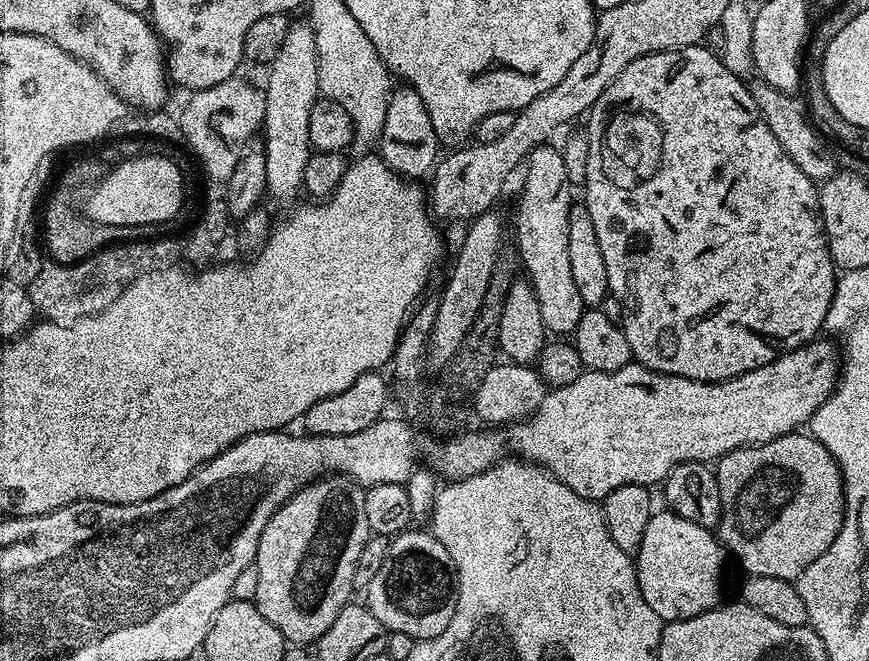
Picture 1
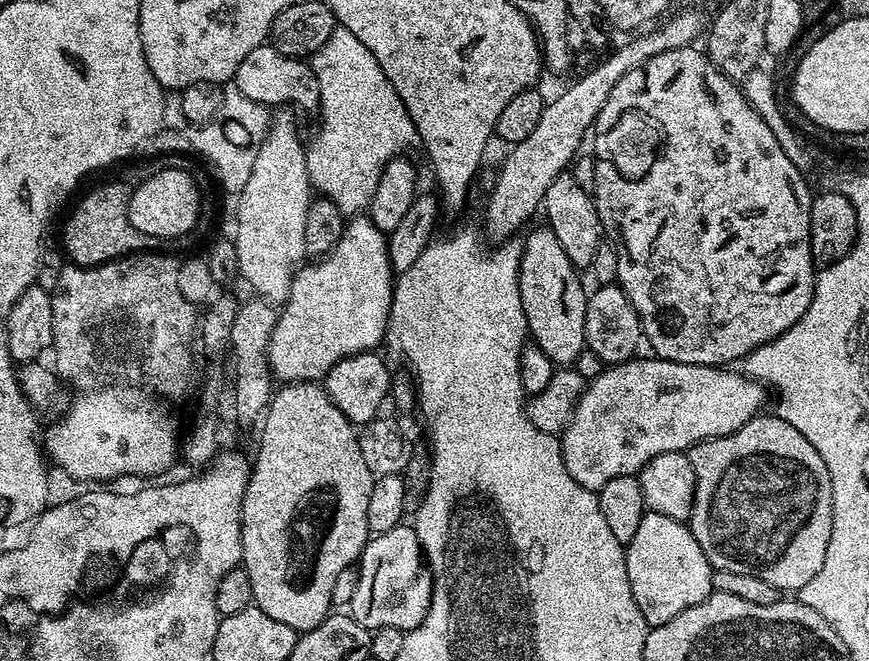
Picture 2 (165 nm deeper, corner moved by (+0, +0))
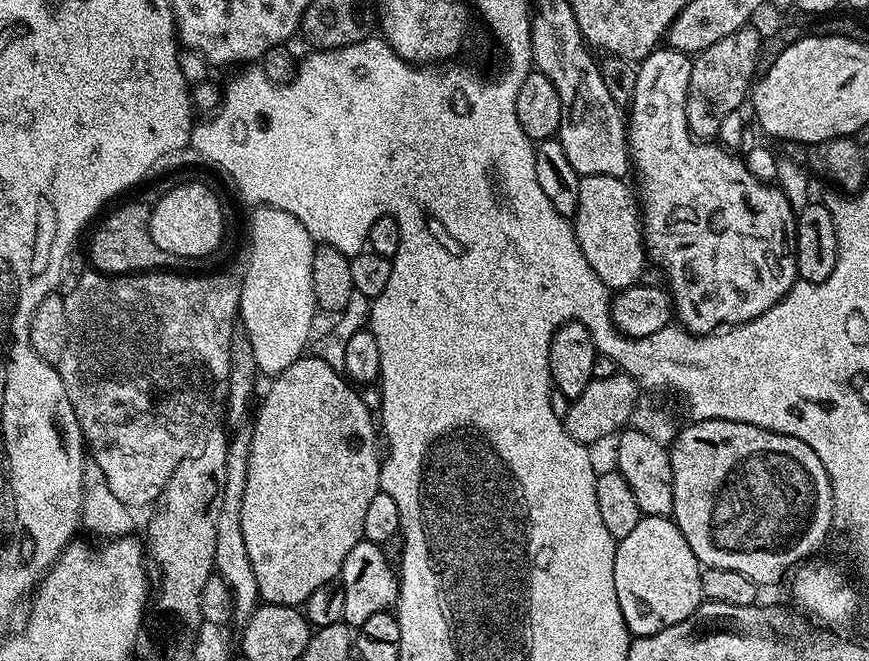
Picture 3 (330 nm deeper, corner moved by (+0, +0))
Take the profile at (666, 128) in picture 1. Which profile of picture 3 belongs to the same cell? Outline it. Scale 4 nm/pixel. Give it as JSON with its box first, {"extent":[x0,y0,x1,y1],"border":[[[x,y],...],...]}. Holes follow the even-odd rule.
{"extent":[627,46,798,336],"border":[[[667,46],[657,47],[656,51],[639,61],[637,81],[630,111],[627,113],[628,151],[630,153],[631,167],[634,174],[640,179],[640,192],[638,188],[638,200],[644,203],[642,207],[642,227],[644,230],[644,246],[654,259],[660,263],[664,276],[668,279],[667,291],[674,309],[675,319],[679,327],[688,332],[694,332],[697,336],[706,336],[710,332],[723,329],[725,326],[739,326],[749,324],[754,318],[766,314],[770,306],[778,303],[787,292],[792,289],[798,277],[796,275],[796,213],[792,211],[790,202],[786,202],[786,194],[782,194],[779,186],[772,182],[763,184],[736,154],[716,142],[697,142],[686,122],[686,94],[688,93],[688,79],[692,69],[692,60],[685,53]]]}

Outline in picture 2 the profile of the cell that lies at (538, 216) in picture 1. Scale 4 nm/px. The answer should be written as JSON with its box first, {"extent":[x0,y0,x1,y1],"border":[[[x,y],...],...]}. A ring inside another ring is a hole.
{"extent":[520,226,589,366],"border":[[[547,226],[536,228],[528,237],[523,237],[520,250],[520,297],[522,298],[522,310],[526,314],[528,334],[531,343],[537,344],[557,366],[575,365],[578,354],[584,349],[584,335],[586,334],[586,310],[588,309],[589,293],[584,292],[580,285],[581,273],[566,258],[566,250],[562,250],[562,242],[554,235],[554,230]]]}

